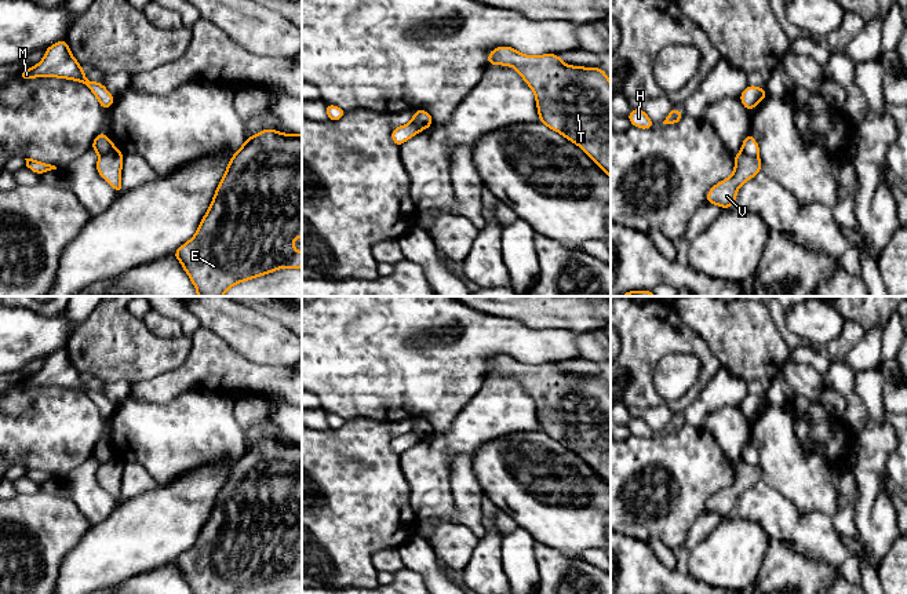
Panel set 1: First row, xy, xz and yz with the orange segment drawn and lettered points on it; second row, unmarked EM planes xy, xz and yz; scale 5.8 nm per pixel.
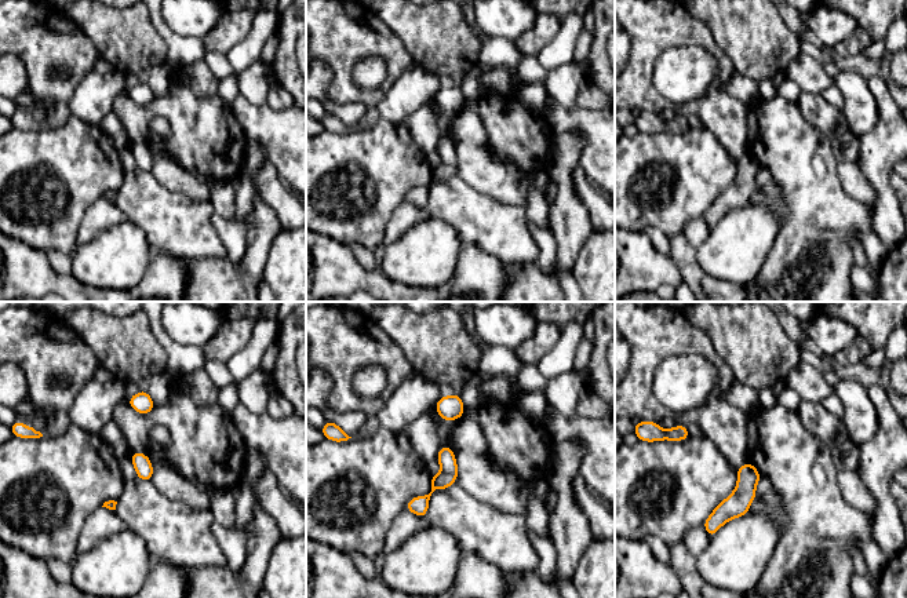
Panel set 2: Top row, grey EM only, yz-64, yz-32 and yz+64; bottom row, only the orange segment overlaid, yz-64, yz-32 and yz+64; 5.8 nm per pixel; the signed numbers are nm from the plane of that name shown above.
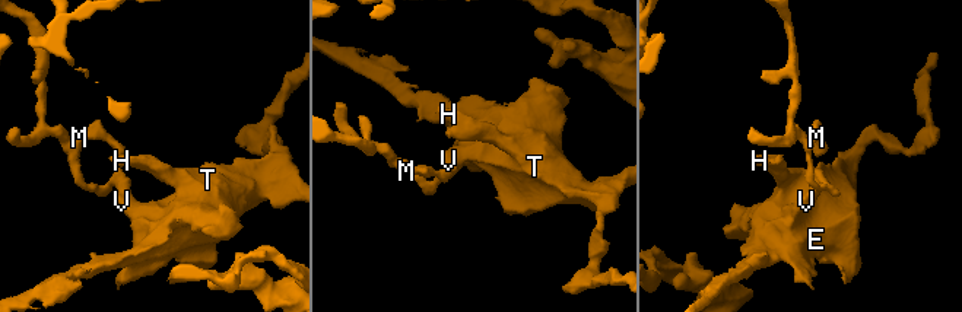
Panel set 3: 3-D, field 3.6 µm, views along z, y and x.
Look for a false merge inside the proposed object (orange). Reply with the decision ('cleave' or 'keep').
cleave

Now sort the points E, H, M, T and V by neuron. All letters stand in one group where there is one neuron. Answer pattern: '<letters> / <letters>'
E H T V / M

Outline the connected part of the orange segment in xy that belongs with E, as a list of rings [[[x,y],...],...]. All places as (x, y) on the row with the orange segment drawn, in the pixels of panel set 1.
[[[266,128],[248,136],[234,152],[219,182],[211,205],[196,234],[172,255],[181,262],[197,296],[223,296],[233,285],[273,273],[277,269],[302,267],[302,252],[295,251],[294,238],[302,238],[302,135],[281,134]]]

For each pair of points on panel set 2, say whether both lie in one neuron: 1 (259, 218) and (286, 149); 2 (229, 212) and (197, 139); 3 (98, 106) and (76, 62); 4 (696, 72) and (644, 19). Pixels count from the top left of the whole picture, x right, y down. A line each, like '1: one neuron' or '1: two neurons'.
1: two neurons
2: two neurons
3: two neurons
4: two neurons

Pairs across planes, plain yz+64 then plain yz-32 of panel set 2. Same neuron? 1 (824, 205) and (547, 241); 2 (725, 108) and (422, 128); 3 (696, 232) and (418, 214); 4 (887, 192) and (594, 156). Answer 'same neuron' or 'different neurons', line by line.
1: different neurons
2: same neuron
3: same neuron
4: different neurons

